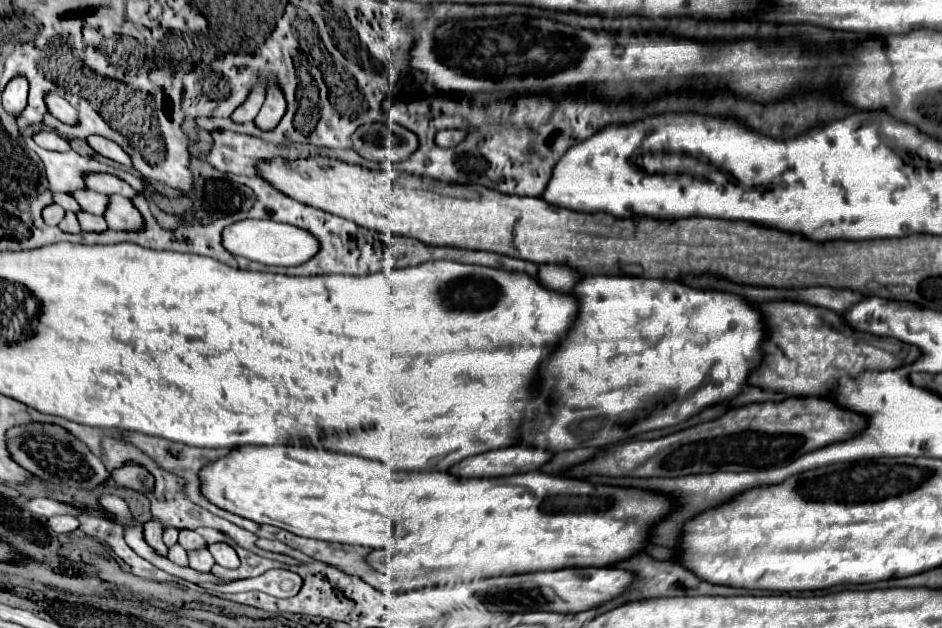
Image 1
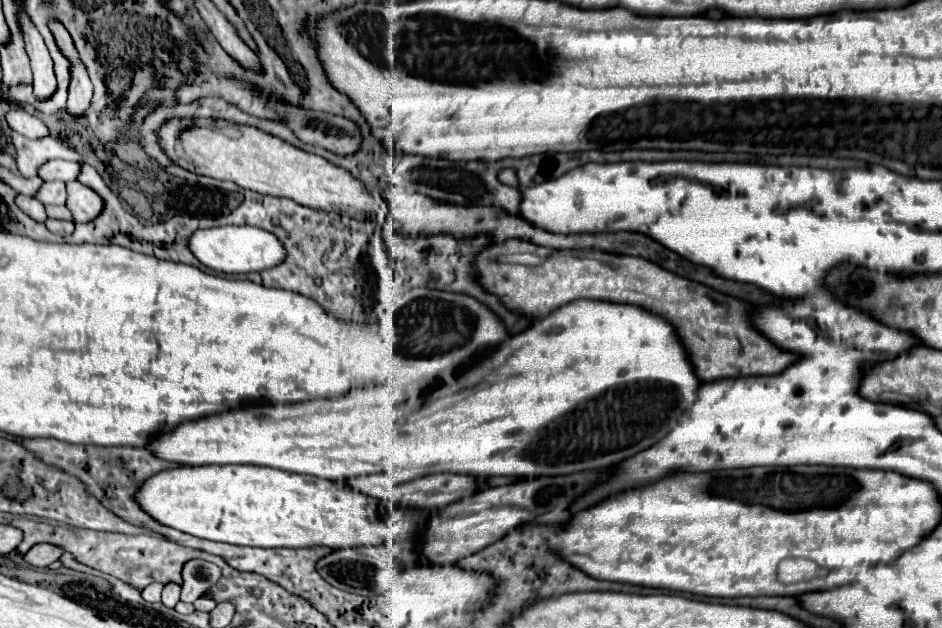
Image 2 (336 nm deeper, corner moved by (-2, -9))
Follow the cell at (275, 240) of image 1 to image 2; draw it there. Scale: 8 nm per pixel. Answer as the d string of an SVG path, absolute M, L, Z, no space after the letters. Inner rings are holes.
M220 226L208 230L196 230L190 236L190 250L208 268L224 274L246 274L274 268L286 260L284 244L270 232L256 226Z

